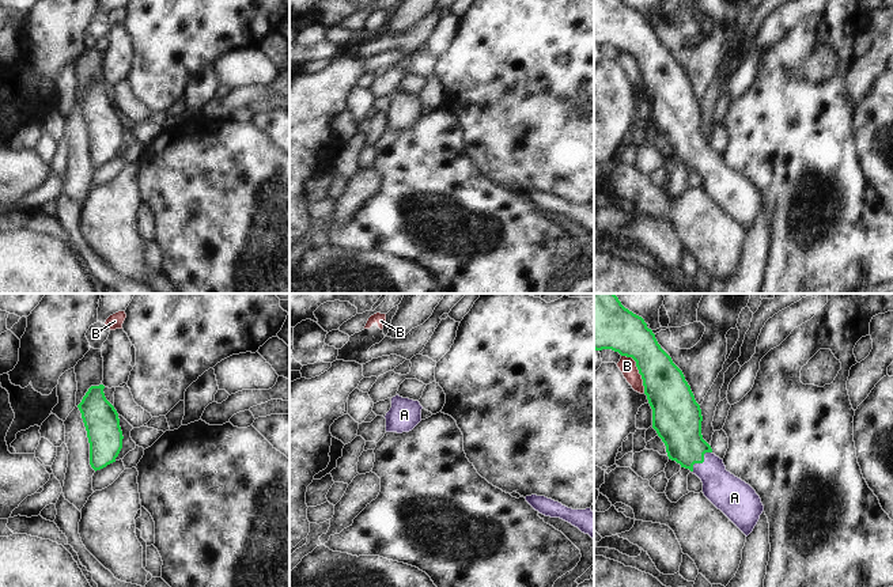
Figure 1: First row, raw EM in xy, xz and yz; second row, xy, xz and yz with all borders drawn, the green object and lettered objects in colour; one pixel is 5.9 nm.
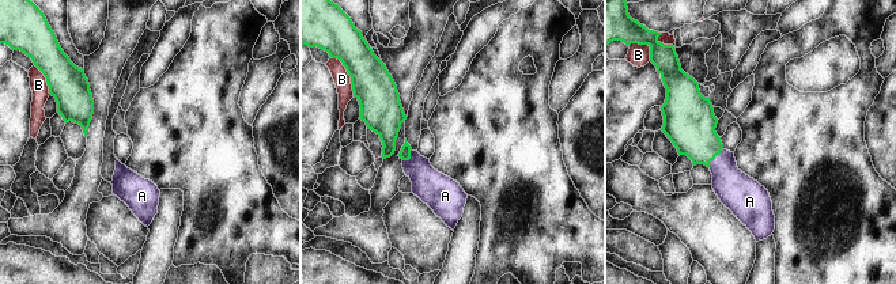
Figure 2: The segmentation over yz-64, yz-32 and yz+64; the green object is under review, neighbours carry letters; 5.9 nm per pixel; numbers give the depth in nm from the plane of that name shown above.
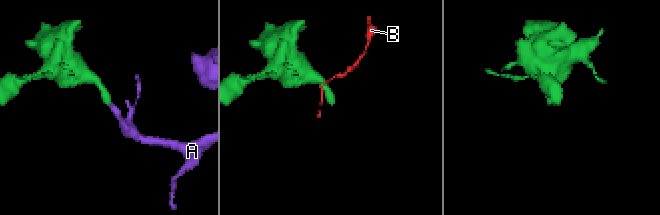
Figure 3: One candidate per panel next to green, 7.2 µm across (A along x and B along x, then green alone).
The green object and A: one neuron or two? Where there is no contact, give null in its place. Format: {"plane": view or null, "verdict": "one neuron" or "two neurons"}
{"plane": "yz", "verdict": "one neuron"}

